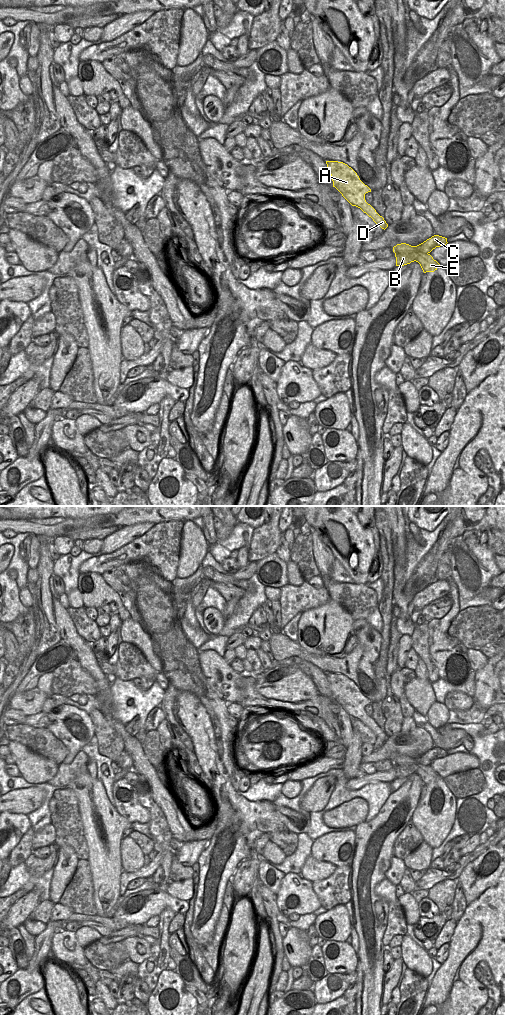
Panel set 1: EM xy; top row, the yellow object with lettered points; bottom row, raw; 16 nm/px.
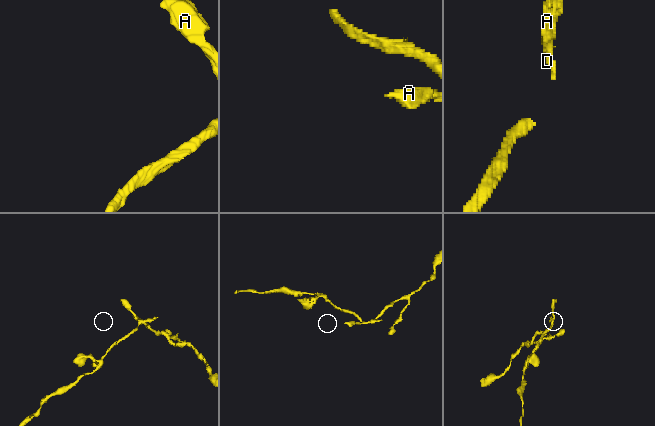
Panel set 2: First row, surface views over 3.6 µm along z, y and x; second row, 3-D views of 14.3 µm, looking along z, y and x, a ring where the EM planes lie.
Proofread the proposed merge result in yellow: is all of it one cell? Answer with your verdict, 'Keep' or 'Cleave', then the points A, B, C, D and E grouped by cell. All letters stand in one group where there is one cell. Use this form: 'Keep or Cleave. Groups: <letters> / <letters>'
Cleave. Groups: A D E / B C

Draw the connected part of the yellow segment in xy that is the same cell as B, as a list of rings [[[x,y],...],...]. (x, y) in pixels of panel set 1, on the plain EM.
[[[434,747],[431,750],[424,753],[423,755],[415,758],[416,761],[415,765],[410,766],[395,765],[396,778],[404,778],[410,776],[411,774],[415,773],[418,766],[420,765],[428,766],[436,759],[444,758],[447,755],[448,755],[447,750],[439,747]]]

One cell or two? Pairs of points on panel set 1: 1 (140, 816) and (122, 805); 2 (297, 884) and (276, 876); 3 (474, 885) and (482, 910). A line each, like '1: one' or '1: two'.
1: one
2: two
3: two

